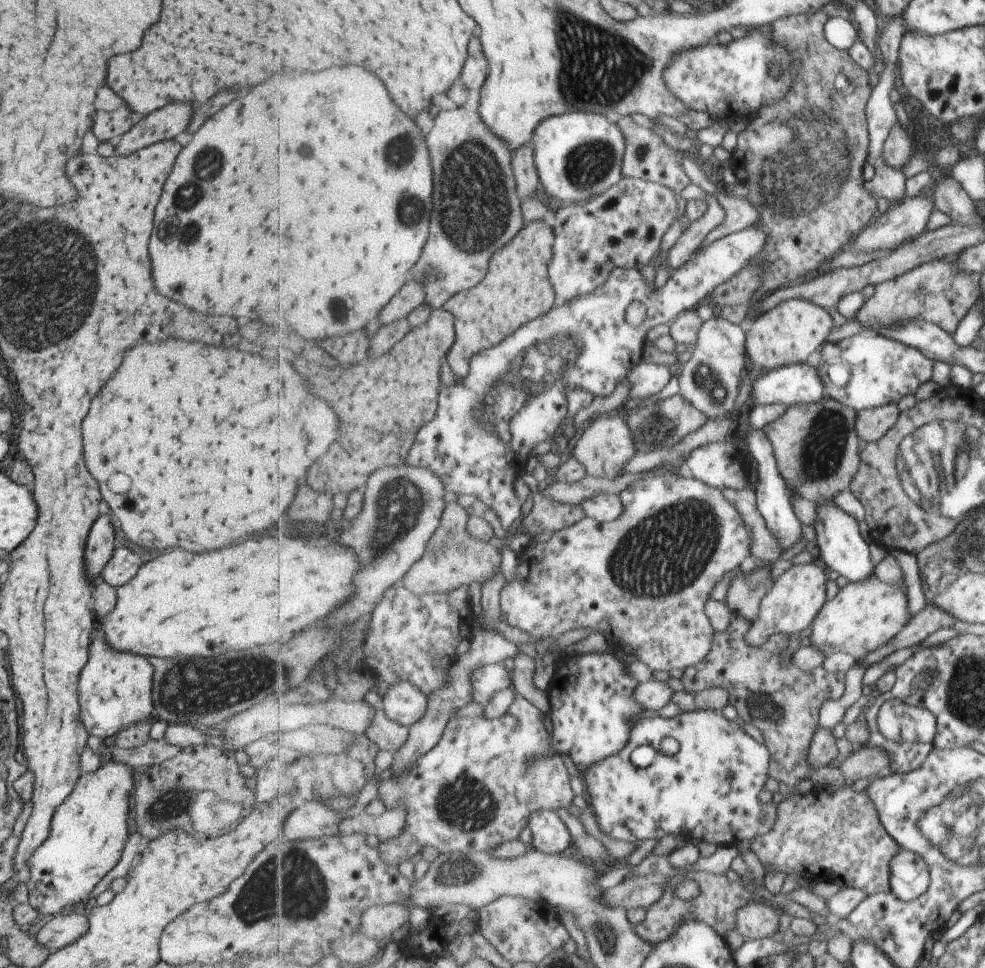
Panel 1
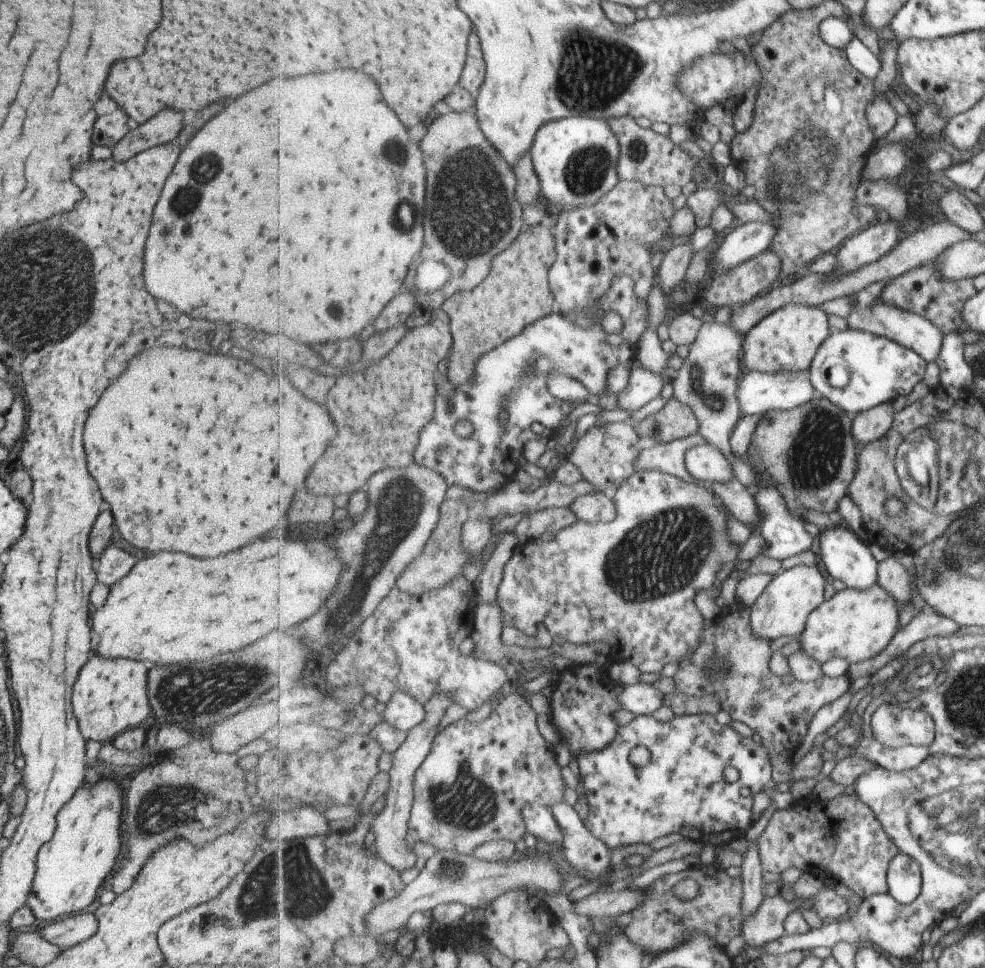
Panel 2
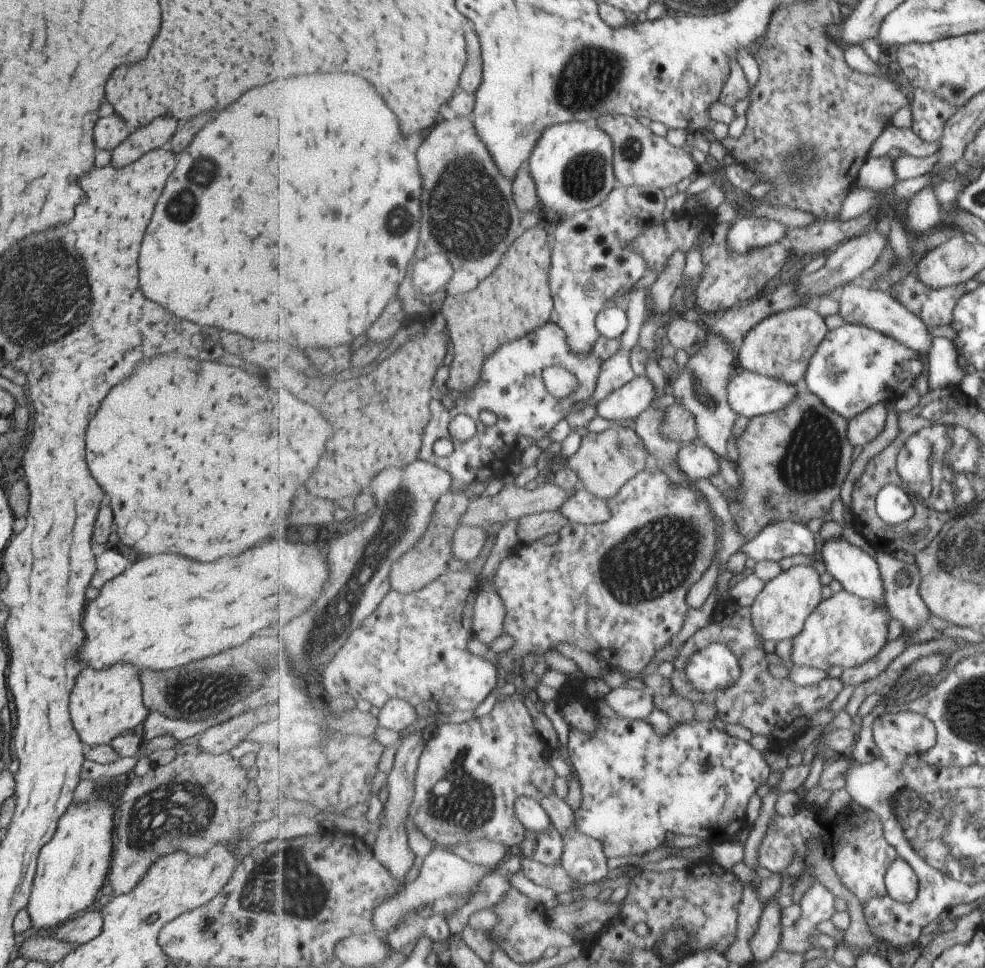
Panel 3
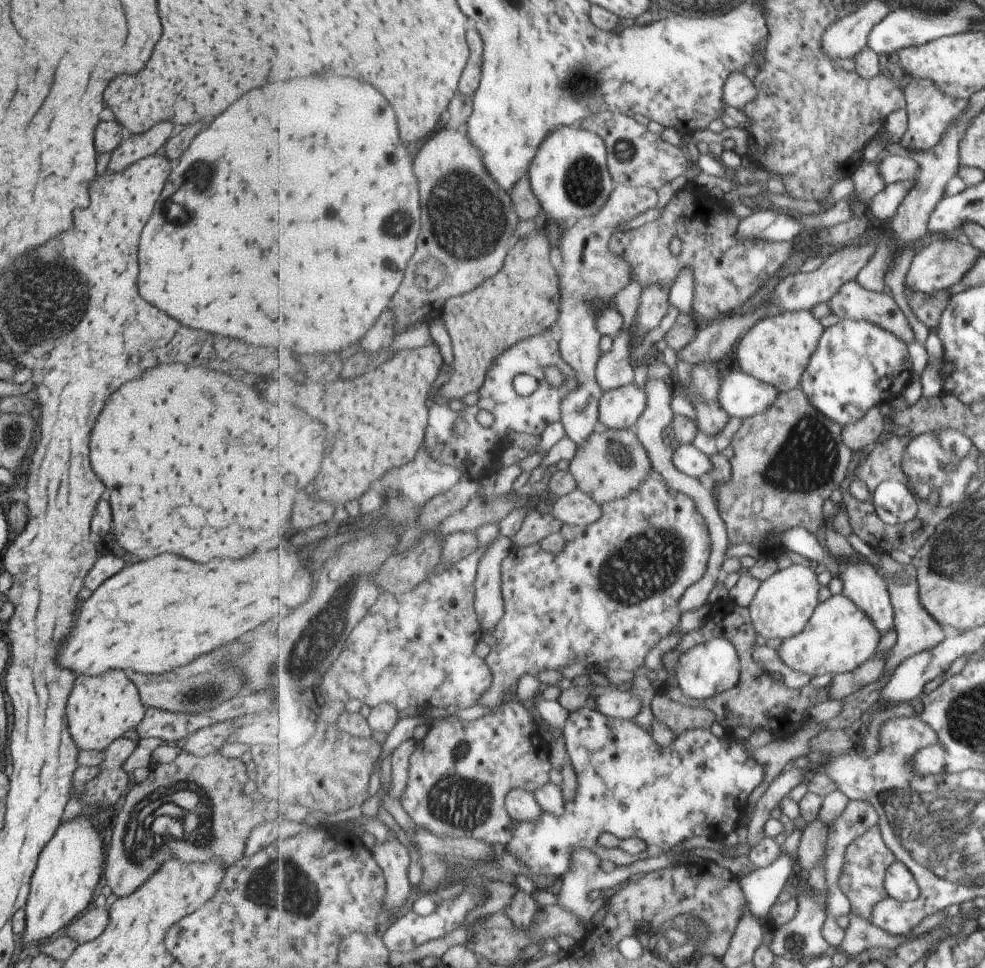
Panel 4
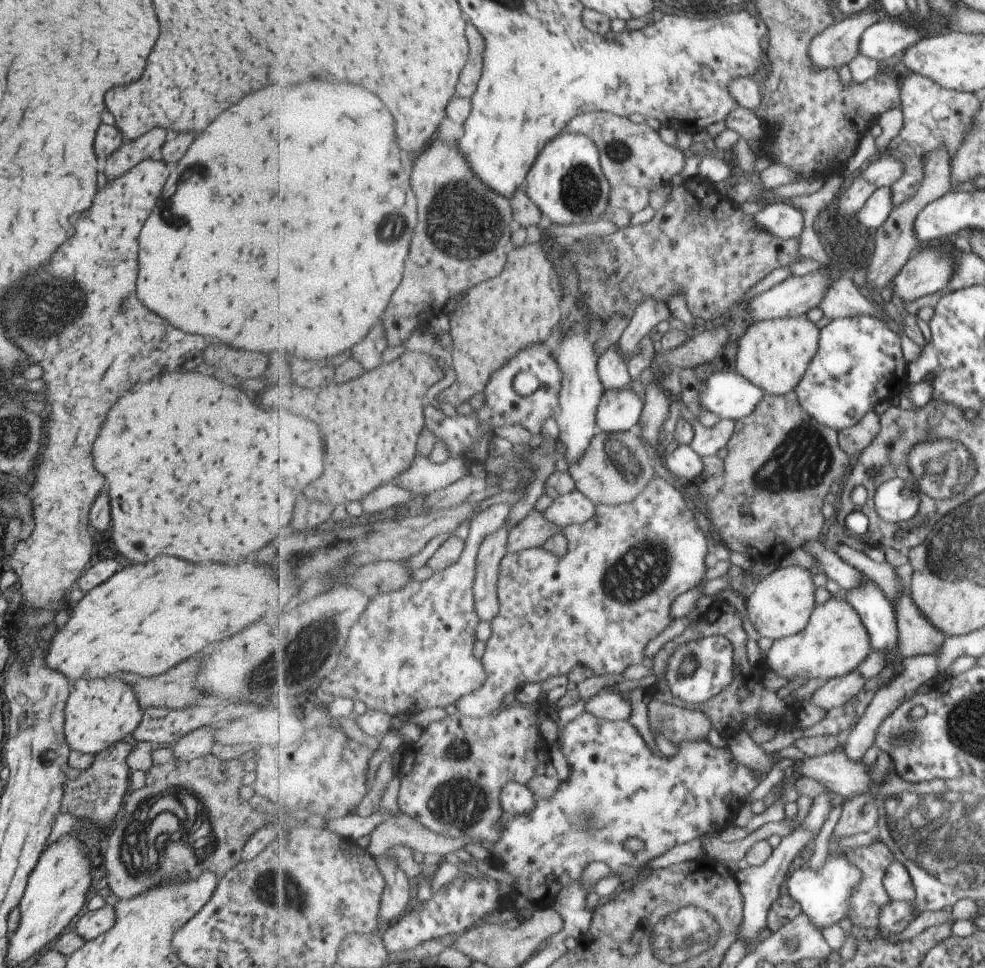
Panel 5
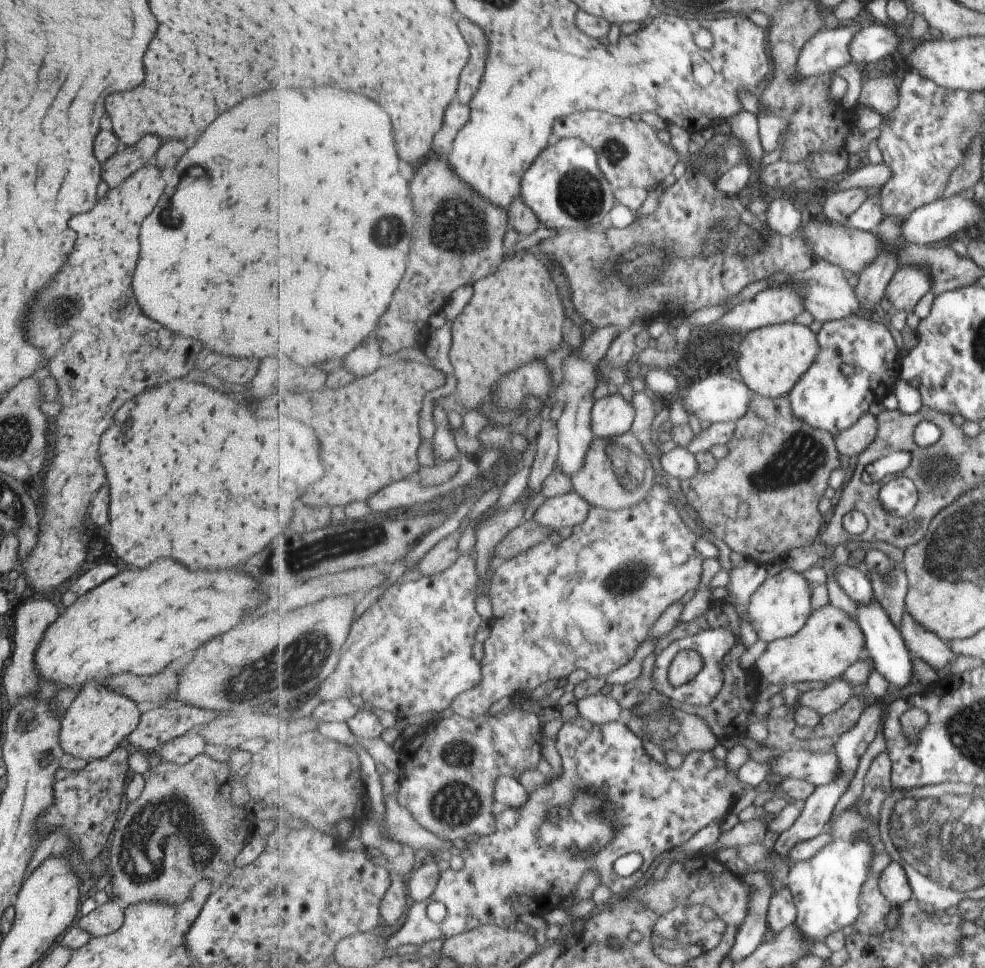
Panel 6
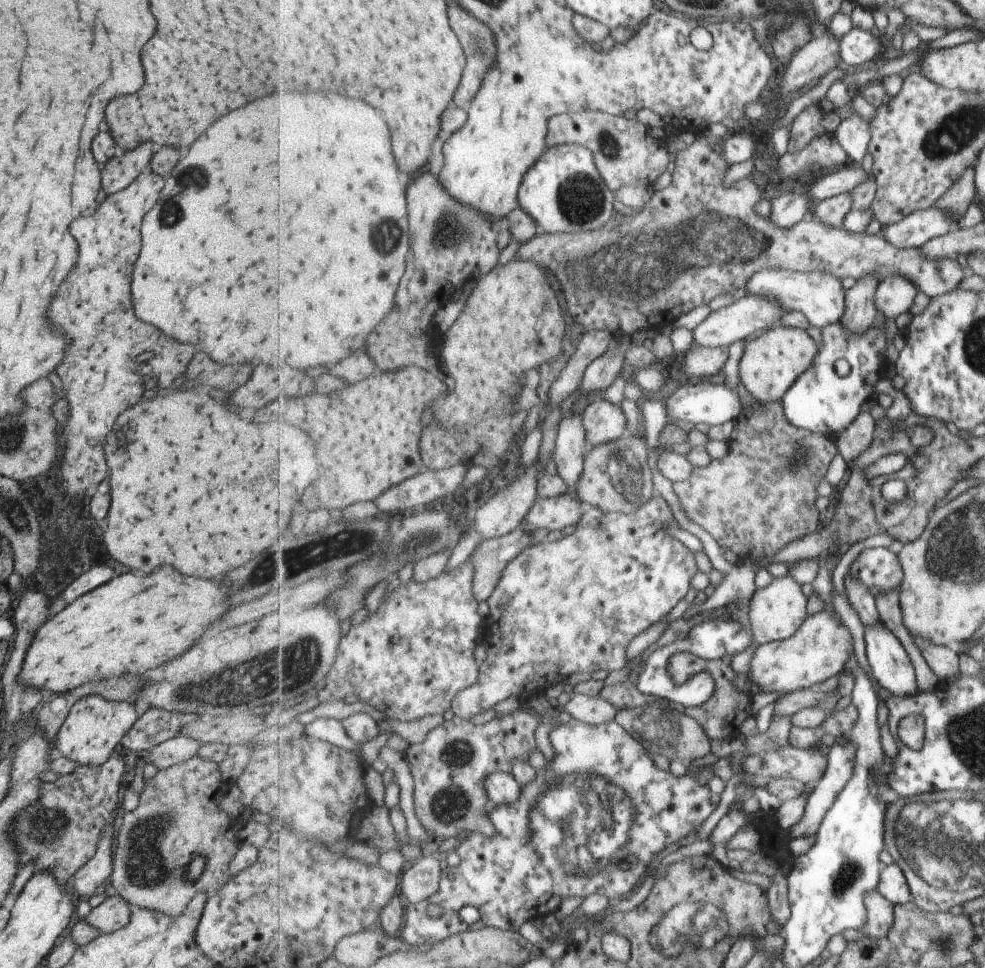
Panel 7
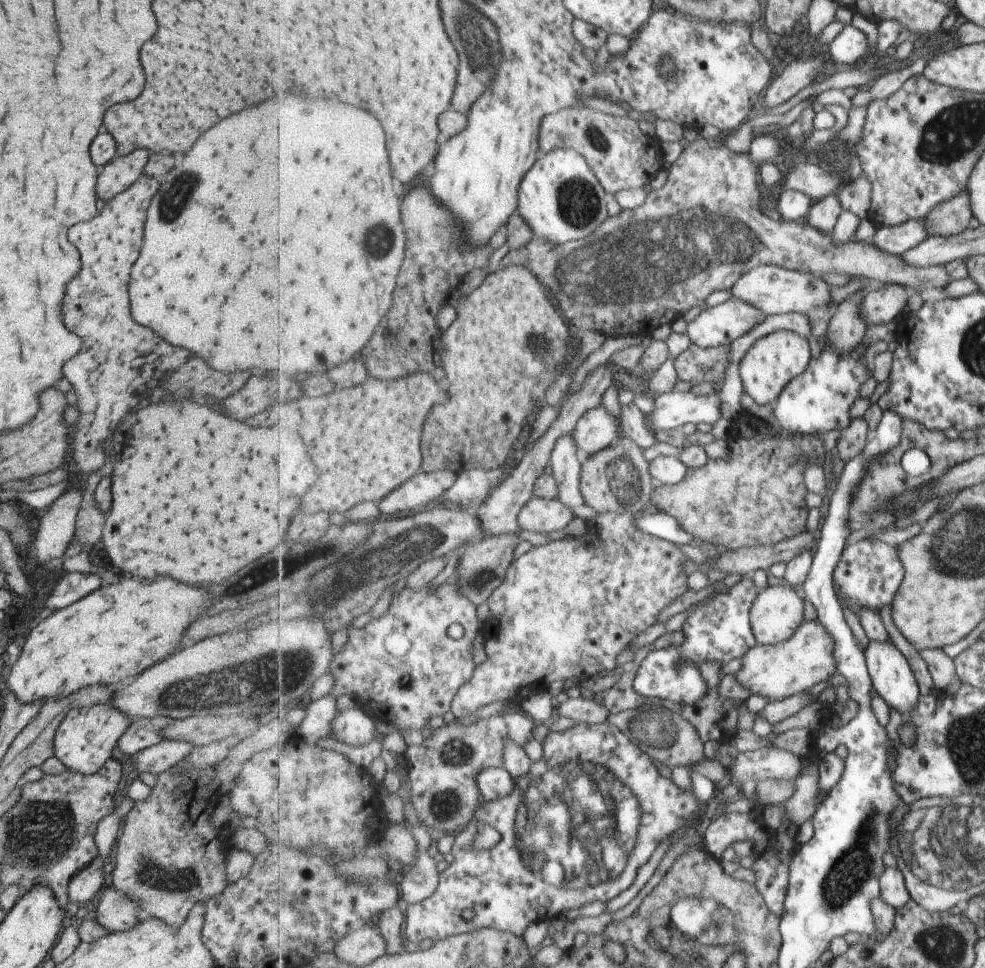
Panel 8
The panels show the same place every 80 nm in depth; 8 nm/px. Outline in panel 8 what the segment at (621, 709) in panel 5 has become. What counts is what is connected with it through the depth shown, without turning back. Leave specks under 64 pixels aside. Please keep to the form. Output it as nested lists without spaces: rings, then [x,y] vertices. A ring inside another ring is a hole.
[[[582,694],[574,699],[567,699],[558,705],[559,716],[572,718],[577,723],[600,725],[607,723],[613,716],[607,705],[601,704],[599,698],[585,698]]]

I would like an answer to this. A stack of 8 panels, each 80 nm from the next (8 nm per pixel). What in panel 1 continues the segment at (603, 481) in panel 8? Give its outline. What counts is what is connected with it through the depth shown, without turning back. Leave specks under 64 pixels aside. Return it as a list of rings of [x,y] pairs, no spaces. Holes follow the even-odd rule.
[[[619,414],[601,415],[593,420],[592,424],[584,430],[580,439],[574,446],[573,456],[579,460],[581,464],[585,465],[588,474],[591,476],[612,479],[617,475],[622,475],[622,470],[625,468],[625,464],[627,464],[627,462],[636,455],[636,452],[639,451],[636,448],[635,436],[631,434],[632,429],[634,429],[634,427],[631,426],[630,422],[627,421],[624,416]]]

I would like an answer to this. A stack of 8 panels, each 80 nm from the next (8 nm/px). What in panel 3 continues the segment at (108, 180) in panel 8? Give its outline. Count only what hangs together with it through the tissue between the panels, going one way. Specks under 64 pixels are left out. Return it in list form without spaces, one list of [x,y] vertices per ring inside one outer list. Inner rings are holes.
[[[158,116],[145,126],[136,128],[111,152],[111,166],[113,168],[127,166],[147,151],[163,146],[175,132],[175,124],[177,124],[175,118],[171,116]]]

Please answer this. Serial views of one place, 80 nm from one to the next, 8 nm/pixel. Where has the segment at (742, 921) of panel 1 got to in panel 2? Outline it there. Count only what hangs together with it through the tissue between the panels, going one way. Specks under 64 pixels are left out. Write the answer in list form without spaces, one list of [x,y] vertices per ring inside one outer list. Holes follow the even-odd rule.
[[[777,891],[770,892],[761,906],[741,924],[746,944],[762,949],[763,945],[787,934],[784,924],[799,906],[797,900],[787,902]]]

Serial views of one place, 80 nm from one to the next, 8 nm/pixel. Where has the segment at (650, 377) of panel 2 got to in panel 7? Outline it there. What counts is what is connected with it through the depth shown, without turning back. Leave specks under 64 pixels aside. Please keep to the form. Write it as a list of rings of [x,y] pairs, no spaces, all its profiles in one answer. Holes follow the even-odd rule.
[[[607,398],[593,401],[585,408],[584,425],[590,449],[603,443],[617,442],[628,430],[625,411],[620,404],[613,404]]]

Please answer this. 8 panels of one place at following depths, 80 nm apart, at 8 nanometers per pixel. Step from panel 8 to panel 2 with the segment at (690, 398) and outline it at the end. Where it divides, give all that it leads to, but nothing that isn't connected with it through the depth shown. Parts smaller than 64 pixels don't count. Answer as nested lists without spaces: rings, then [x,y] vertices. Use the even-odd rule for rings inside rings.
[[[810,369],[790,373],[764,373],[761,371],[750,371],[741,378],[738,386],[738,399],[743,415],[765,414],[774,410],[794,409],[802,404],[811,402],[819,396],[811,380]]]

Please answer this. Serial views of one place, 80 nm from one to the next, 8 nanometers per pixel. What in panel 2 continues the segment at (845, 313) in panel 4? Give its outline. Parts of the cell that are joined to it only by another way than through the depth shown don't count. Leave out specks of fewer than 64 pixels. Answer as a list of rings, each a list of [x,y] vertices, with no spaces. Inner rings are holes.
[[[879,298],[873,300],[868,307],[859,306],[855,300],[853,308],[847,316],[847,329],[867,331],[882,337],[890,338],[907,348],[918,352],[927,362],[938,360],[942,345],[943,333],[928,318],[884,303]]]

